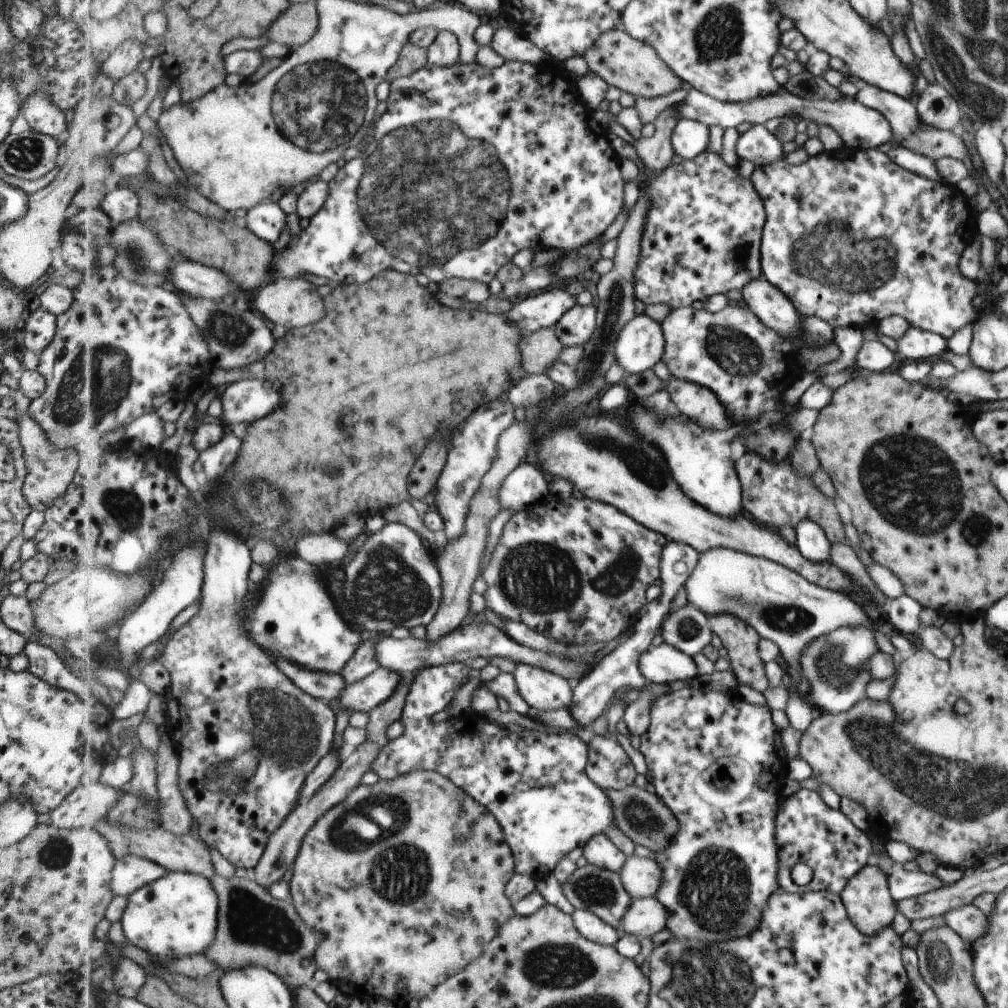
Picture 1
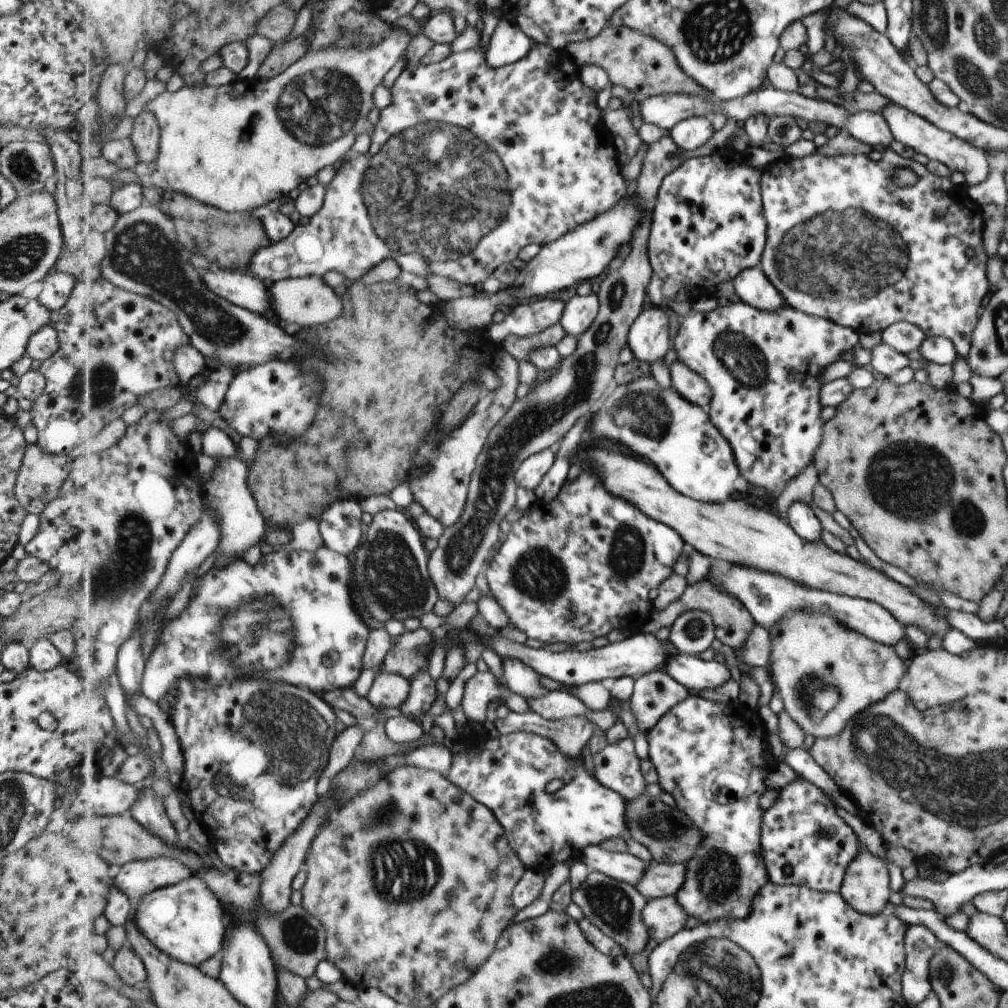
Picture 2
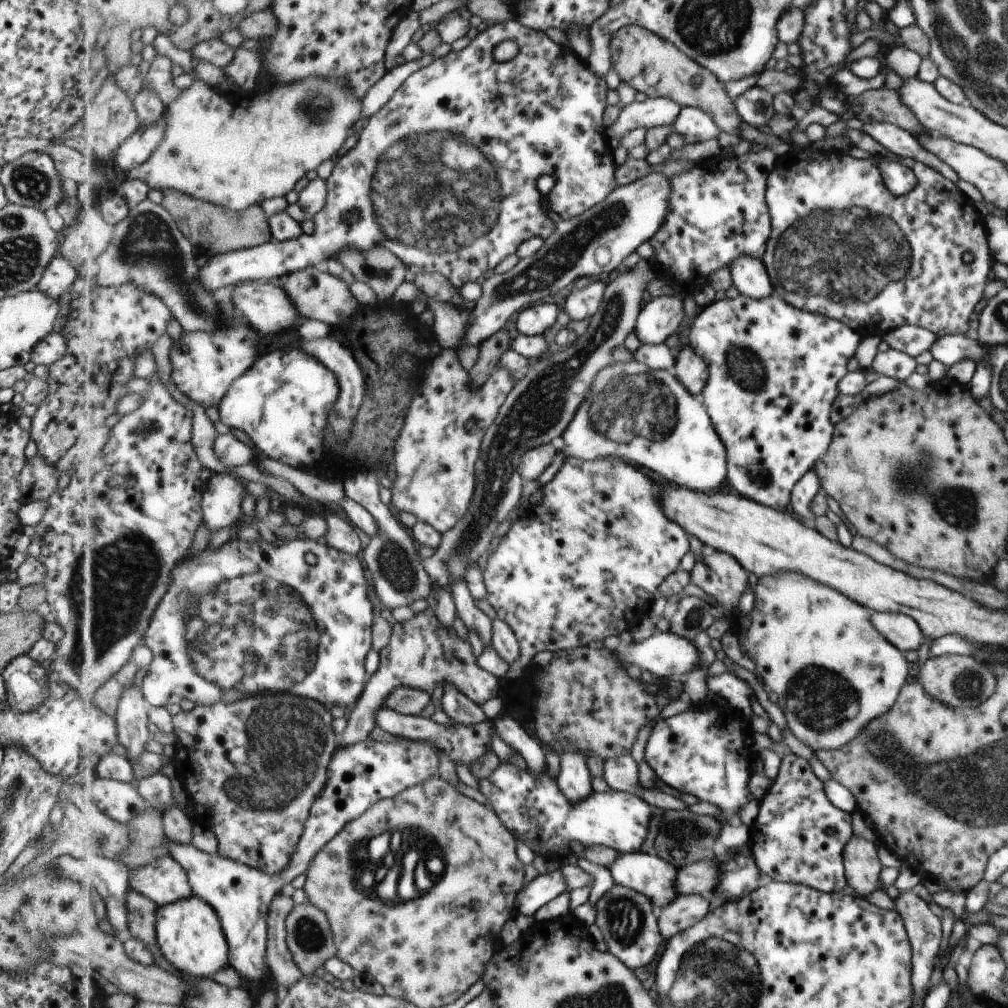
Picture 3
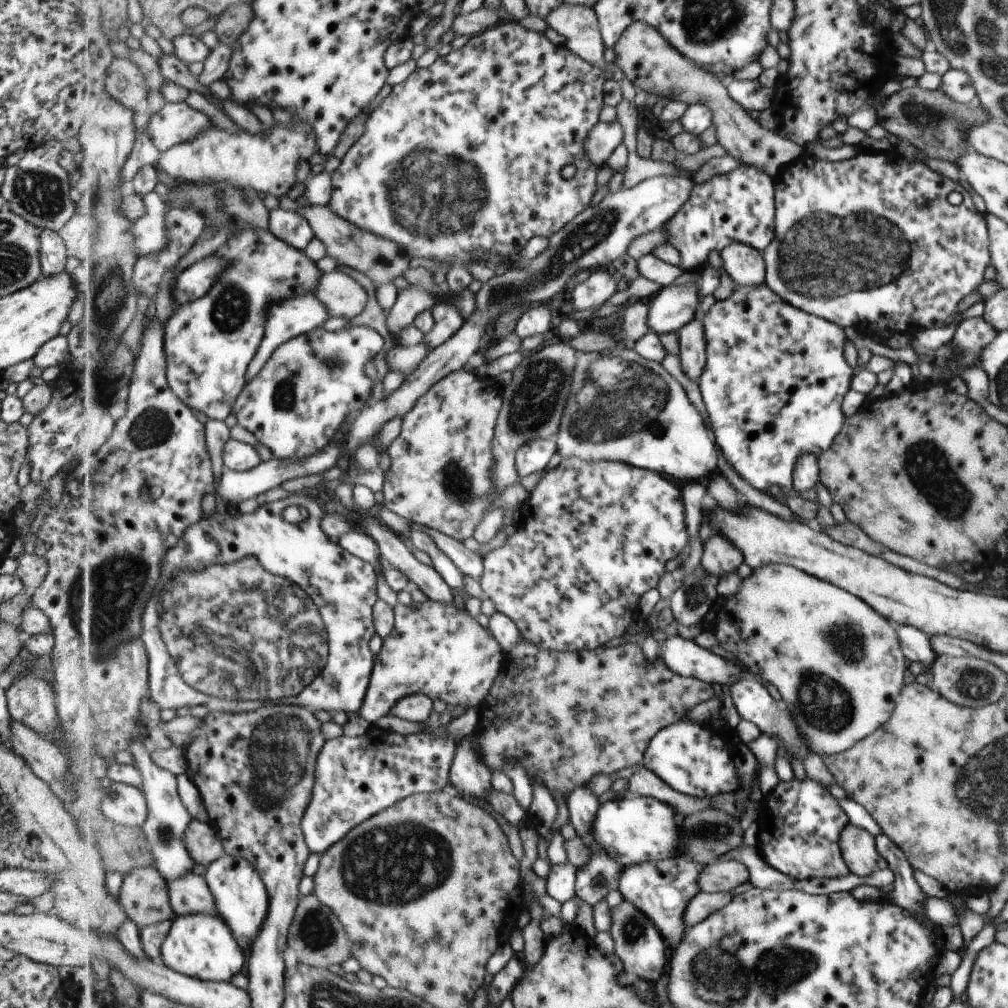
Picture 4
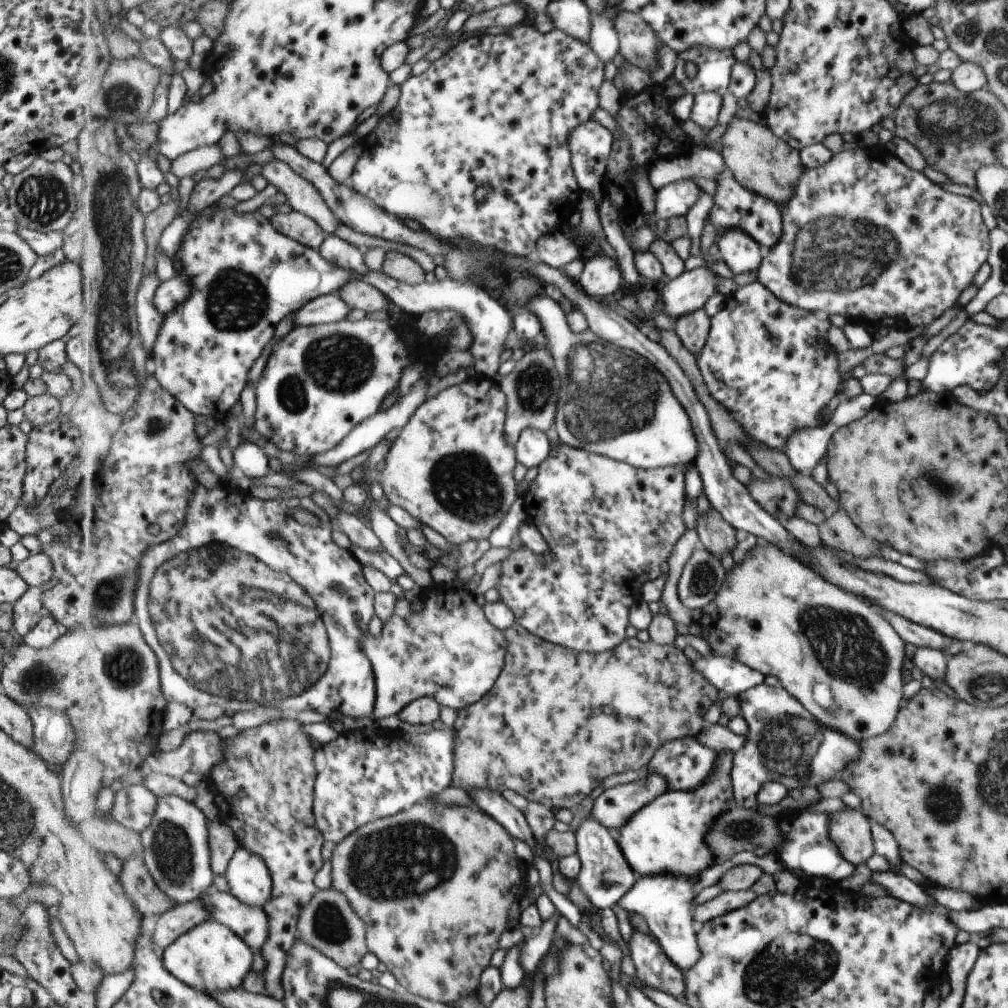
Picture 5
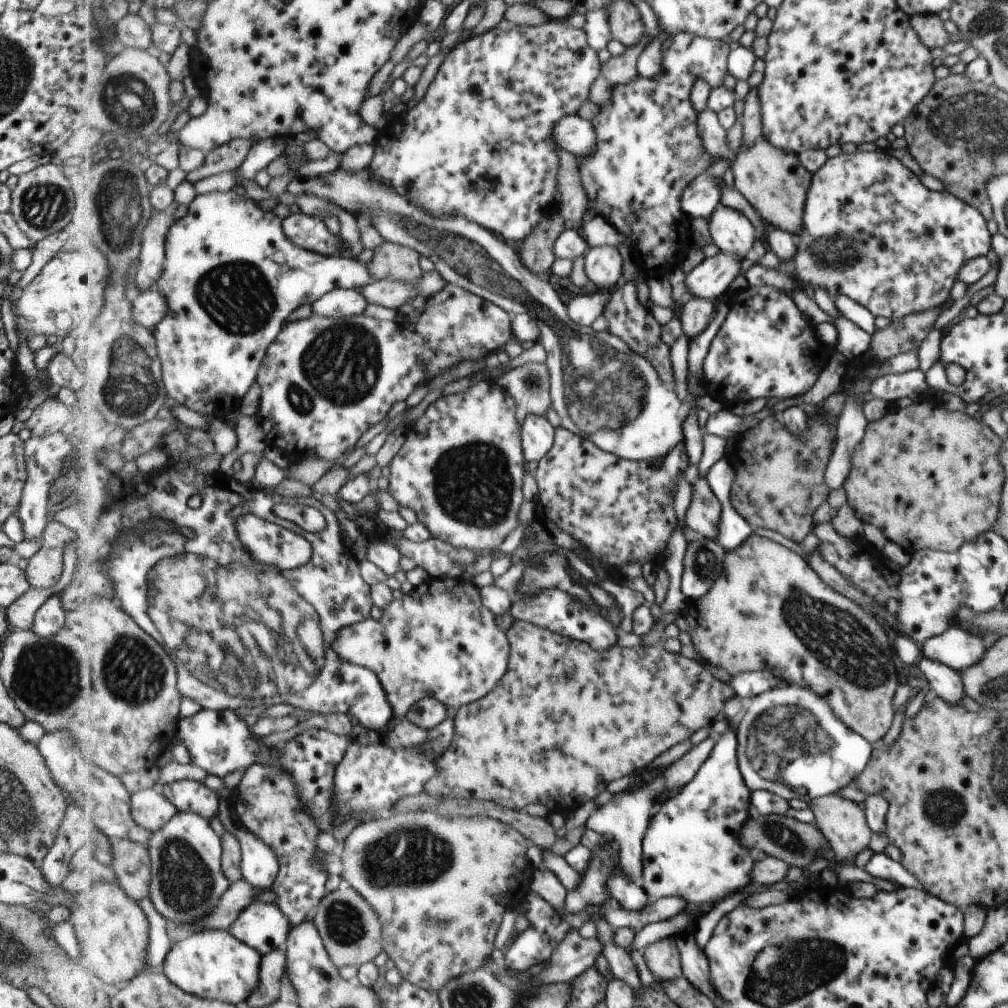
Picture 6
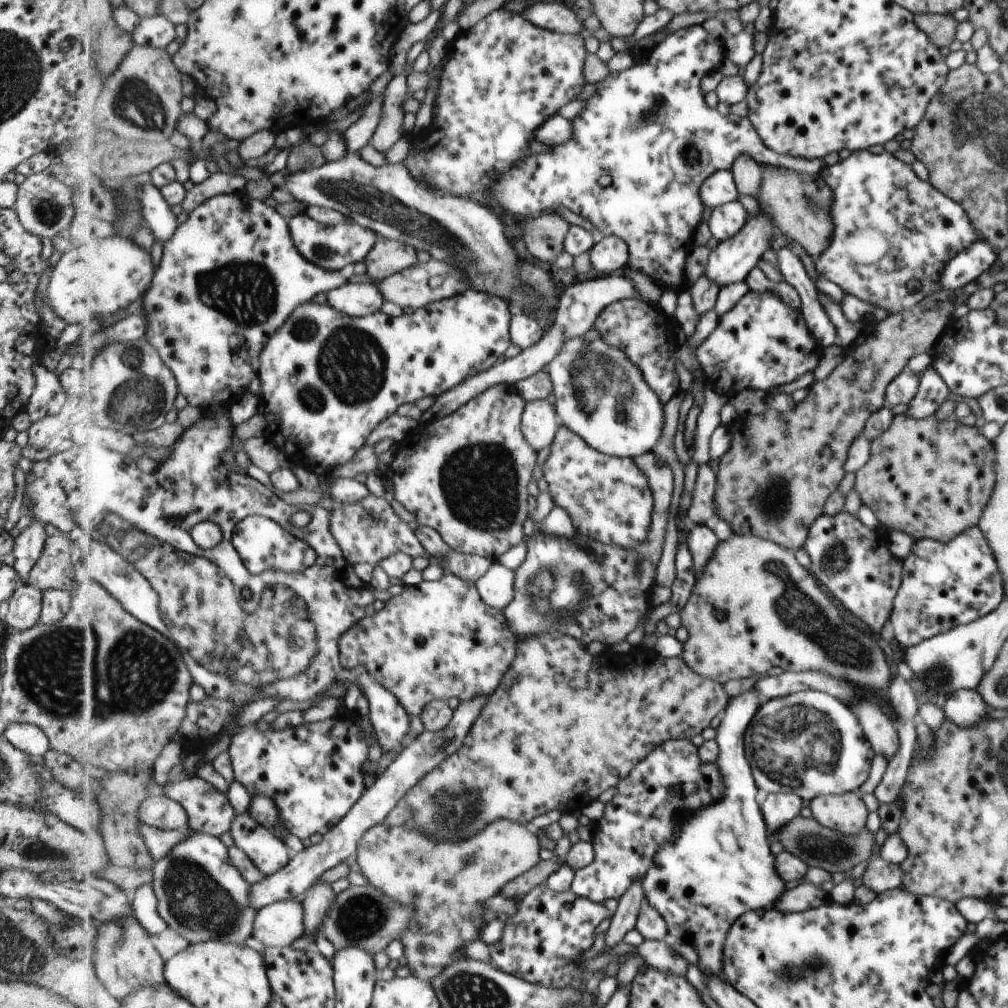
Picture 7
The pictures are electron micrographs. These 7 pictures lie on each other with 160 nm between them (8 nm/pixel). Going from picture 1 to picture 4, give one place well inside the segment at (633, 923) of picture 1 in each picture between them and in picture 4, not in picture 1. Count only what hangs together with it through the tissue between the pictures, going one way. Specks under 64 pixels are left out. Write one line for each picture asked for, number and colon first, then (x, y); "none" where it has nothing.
2: (665, 917)
3: (685, 911)
4: (703, 906)

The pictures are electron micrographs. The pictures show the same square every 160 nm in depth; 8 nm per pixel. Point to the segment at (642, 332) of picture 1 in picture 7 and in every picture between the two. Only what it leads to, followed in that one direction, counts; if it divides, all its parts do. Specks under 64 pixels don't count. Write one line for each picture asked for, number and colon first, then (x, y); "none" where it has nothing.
2: (649, 339)
3: (662, 316)
4: (674, 306)
5: (689, 292)
6: (711, 279)
7: (730, 262)

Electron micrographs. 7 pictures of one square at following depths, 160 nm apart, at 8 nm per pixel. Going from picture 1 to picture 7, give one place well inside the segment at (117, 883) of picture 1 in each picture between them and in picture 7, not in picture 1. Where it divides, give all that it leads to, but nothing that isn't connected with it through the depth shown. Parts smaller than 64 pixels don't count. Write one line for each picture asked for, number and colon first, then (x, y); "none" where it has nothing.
2: (139, 878)
3: (165, 881)
4: (190, 895)
5: (252, 924)
6: (265, 926)
7: (280, 924)

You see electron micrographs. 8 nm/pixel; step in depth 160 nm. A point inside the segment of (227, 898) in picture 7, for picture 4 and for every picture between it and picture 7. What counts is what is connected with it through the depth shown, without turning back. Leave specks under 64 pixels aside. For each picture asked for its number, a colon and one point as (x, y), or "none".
4: (168, 821)
5: (177, 850)
6: (188, 881)

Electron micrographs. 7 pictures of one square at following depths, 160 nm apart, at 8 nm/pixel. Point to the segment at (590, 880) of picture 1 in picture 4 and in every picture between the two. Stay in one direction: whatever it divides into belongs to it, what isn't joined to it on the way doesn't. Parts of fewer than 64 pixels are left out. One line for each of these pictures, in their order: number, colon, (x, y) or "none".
2: (616, 907)
3: (628, 920)
4: (638, 942)

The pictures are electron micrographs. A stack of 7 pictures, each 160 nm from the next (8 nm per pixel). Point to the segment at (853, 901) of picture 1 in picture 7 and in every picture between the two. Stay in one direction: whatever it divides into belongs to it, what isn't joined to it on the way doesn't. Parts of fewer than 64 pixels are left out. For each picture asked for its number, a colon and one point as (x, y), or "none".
2: (864, 886)
3: (862, 868)
4: (857, 849)
5: (849, 829)
6: (843, 826)
7: (845, 813)

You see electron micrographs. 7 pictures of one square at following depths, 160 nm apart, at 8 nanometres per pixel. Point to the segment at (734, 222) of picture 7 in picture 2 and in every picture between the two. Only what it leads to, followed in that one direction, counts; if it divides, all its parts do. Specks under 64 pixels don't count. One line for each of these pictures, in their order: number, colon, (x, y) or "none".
2: (752, 286)
3: (749, 274)
4: (744, 264)
5: (740, 252)
6: (730, 228)

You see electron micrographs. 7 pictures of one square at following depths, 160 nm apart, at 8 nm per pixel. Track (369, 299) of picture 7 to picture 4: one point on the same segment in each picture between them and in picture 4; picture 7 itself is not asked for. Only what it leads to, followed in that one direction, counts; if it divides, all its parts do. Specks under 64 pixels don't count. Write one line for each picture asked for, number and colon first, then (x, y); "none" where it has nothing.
4: (287, 320)
5: (331, 308)
6: (341, 303)

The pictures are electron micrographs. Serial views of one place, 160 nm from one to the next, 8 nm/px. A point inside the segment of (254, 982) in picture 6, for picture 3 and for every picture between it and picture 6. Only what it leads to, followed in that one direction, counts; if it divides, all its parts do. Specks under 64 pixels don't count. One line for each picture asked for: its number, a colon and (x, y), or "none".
3: (191, 937)
4: (203, 946)
5: (211, 958)

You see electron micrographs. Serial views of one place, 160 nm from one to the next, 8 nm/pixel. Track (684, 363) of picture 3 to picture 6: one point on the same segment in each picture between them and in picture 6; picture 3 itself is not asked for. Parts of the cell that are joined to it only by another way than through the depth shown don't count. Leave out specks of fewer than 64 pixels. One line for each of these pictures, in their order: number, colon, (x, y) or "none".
4: (693, 344)
5: (693, 329)
6: (697, 313)

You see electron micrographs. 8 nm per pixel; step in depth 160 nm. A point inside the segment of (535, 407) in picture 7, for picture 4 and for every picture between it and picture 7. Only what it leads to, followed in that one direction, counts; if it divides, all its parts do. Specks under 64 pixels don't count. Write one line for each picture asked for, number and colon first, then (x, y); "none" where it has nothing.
4: (534, 456)
5: (533, 448)
6: (538, 434)

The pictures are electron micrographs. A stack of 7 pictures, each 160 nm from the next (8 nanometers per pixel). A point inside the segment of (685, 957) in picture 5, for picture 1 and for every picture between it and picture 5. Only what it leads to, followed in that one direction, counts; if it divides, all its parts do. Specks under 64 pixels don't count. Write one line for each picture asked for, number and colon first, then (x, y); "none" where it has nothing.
1: (600, 851)
2: (624, 866)
3: (656, 878)
4: (663, 889)

